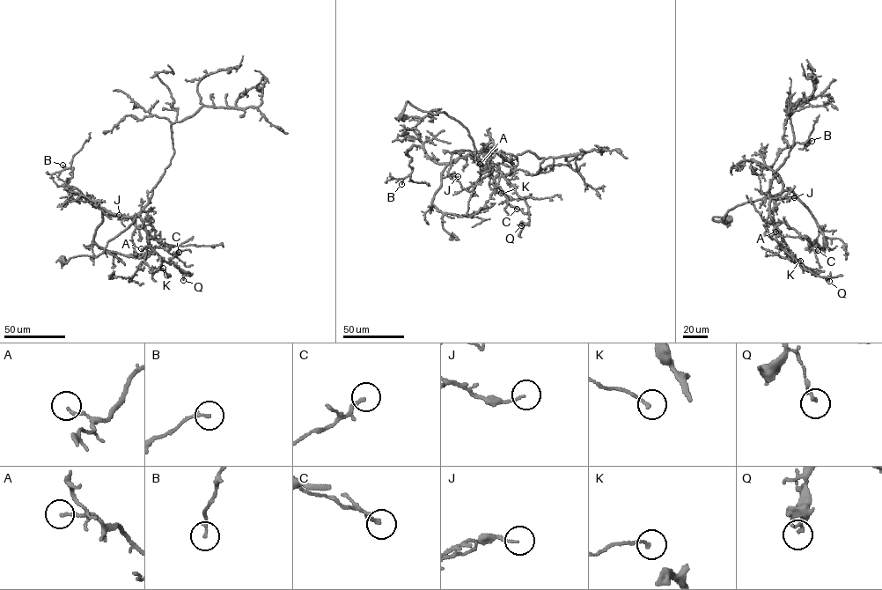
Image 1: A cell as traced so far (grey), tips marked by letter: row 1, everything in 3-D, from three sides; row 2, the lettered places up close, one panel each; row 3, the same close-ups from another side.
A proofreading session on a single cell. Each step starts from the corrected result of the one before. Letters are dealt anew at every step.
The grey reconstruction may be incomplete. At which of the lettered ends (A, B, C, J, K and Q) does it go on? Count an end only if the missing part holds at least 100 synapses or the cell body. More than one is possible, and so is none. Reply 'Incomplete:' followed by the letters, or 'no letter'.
Incomplete: K

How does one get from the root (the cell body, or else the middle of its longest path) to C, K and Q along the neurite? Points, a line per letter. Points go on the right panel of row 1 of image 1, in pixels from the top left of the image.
C: (727, 219), (712, 217), (725, 223), (724, 215), (731, 209), (770, 198), (772, 223), (785, 223), (818, 250)
K: (727, 219), (712, 217), (725, 223), (724, 215), (731, 209), (770, 198), (775, 238), (790, 257), (800, 261)
Q: (727, 219), (712, 217), (725, 223), (731, 209), (770, 198), (777, 241), (804, 269), (829, 281)

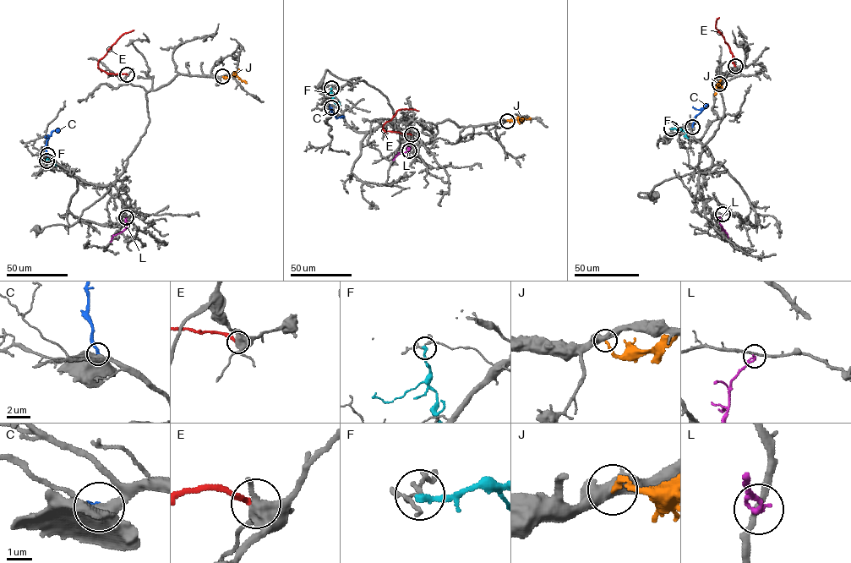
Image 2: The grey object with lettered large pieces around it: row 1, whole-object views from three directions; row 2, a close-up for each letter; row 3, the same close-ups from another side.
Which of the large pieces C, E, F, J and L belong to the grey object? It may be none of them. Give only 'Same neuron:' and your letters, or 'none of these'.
Same neuron: C

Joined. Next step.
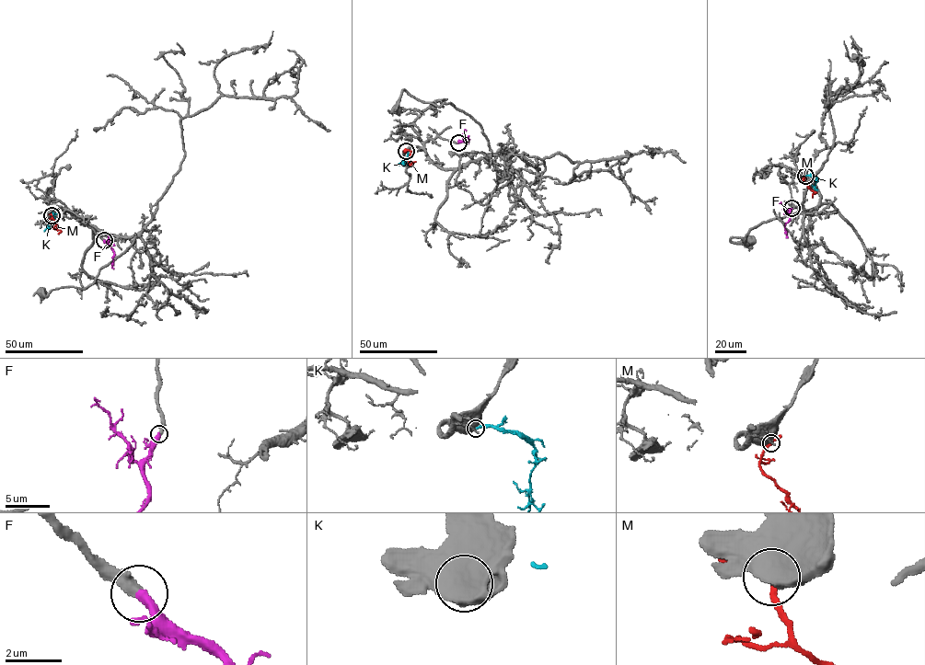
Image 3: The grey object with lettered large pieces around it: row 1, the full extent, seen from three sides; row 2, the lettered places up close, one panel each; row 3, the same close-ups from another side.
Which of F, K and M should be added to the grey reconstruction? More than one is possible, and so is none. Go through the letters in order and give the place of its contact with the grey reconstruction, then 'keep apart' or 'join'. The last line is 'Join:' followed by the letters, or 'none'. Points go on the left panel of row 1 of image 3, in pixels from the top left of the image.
F: contact (104, 240); join
K: contact (52, 214); join
M: contact (52, 215); keep apart
Join: F, K

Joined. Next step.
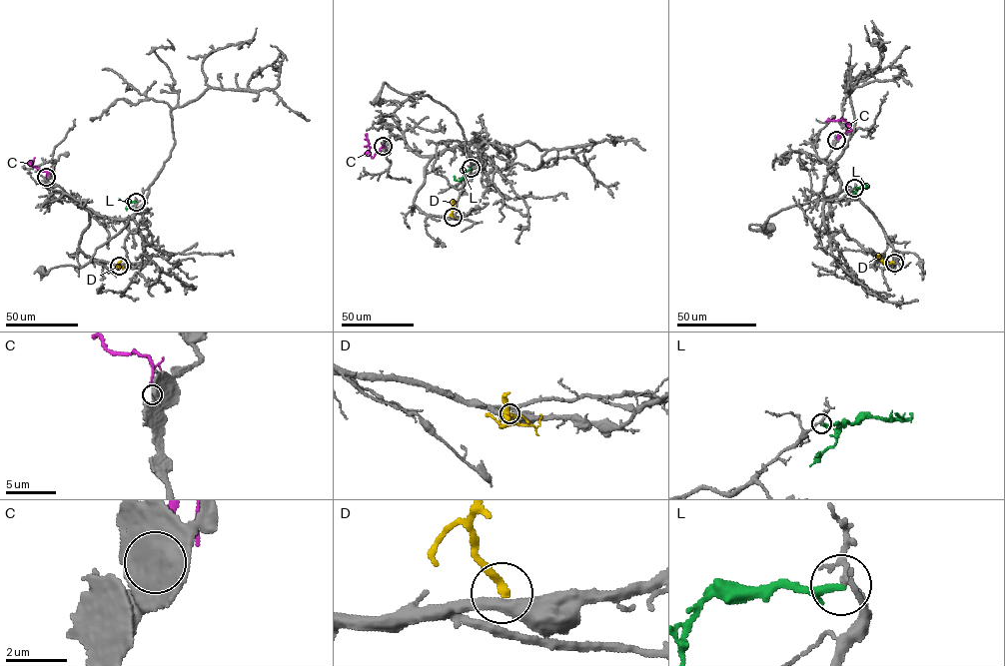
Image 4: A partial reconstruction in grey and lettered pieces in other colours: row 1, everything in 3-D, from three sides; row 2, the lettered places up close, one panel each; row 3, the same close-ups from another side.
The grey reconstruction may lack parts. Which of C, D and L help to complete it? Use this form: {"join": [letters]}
{"join": ["C"]}

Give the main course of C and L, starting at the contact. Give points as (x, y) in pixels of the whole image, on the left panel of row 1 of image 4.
C: (46, 177), (46, 172), (32, 165), (33, 160), (30, 165)
L: (136, 202), (119, 199)

